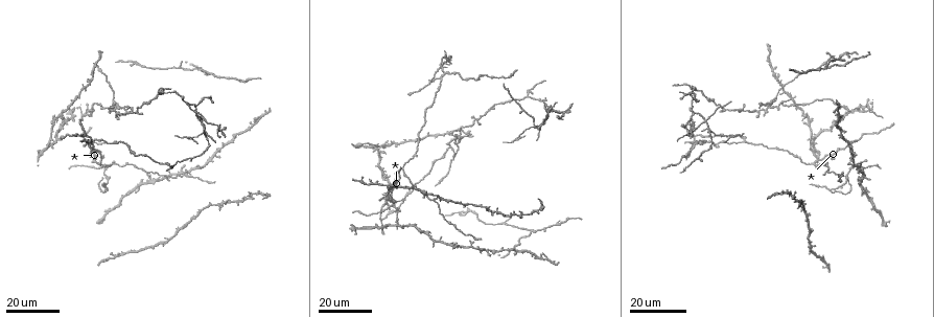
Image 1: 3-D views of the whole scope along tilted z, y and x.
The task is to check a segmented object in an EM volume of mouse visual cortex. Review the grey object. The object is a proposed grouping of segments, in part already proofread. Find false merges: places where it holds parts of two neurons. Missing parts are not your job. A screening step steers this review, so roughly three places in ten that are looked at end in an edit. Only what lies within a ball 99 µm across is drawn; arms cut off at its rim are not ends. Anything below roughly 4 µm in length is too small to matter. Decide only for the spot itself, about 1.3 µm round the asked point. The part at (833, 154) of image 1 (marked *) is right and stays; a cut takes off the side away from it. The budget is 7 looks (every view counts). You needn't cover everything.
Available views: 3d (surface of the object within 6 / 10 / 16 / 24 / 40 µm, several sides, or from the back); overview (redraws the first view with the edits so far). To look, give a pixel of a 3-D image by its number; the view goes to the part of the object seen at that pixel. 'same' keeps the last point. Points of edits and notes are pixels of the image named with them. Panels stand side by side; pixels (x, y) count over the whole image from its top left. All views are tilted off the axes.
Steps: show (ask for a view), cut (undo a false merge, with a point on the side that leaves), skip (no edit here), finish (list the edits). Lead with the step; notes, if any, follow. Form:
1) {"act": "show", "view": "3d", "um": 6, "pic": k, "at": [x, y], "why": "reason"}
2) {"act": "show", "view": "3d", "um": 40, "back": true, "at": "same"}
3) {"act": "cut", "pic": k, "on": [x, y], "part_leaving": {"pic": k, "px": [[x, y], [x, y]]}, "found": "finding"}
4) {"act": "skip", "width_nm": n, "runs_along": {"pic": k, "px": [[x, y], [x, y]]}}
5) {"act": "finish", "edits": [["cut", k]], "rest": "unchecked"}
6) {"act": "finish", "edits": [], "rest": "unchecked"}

{"act": "show", "view": "3d", "um": 24, "pic": 1, "at": [532, 233], "why": "branch point"}

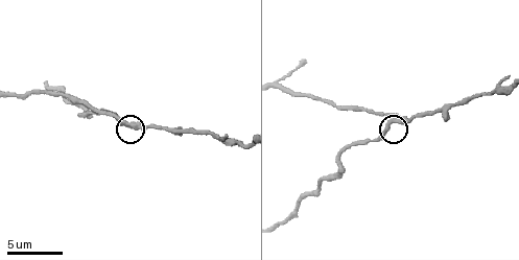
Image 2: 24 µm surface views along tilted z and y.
{"act": "show", "view": "3d", "um": 10, "pic": 2, "at": [122, 121], "why": "zoom in"}

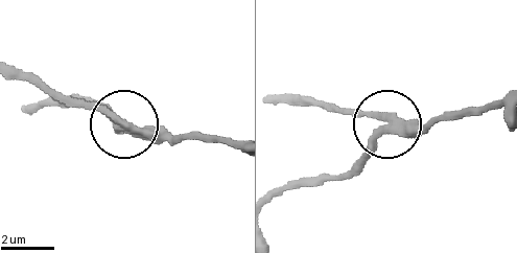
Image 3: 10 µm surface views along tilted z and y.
{"act": "cut", "pic": 3, "on": [92, 109], "width_nm": 300, "part_leaving": {"pic": 3, "px": [[124, 128], [10, 74]]}, "found": "two neurons meet here"}

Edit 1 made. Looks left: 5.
{"act": "show", "view": "overview", "why": "see it whole again"}

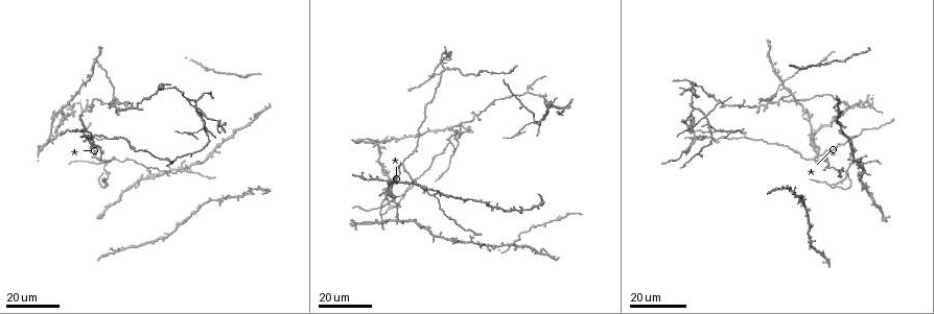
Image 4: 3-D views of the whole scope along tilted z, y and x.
{"act": "show", "view": "3d", "um": 16, "pic": 4, "at": [107, 185], "why": "arms part here"}

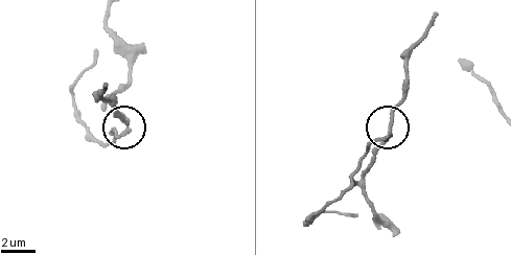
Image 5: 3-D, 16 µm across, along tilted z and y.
{"act": "show", "view": "3d", "um": 10, "pic": 5, "at": [389, 132]}

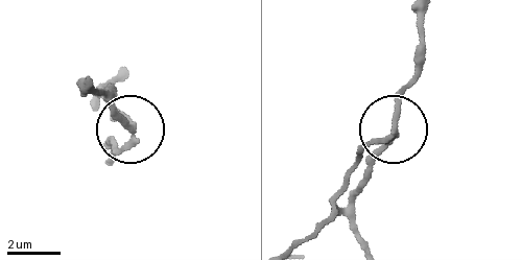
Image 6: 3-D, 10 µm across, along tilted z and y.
{"act": "cut", "pic": 6, "on": [115, 140], "side_arm_um": 9, "part_leaving": {"pic": 6, "px": [[385, 137], [355, 168], [334, 215], [299, 240]]}, "found": "two neurons meet here"}

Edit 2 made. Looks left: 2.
{"act": "finish", "edits": [["cut", 3], ["cut", 6]], "rest": "unchecked"}

